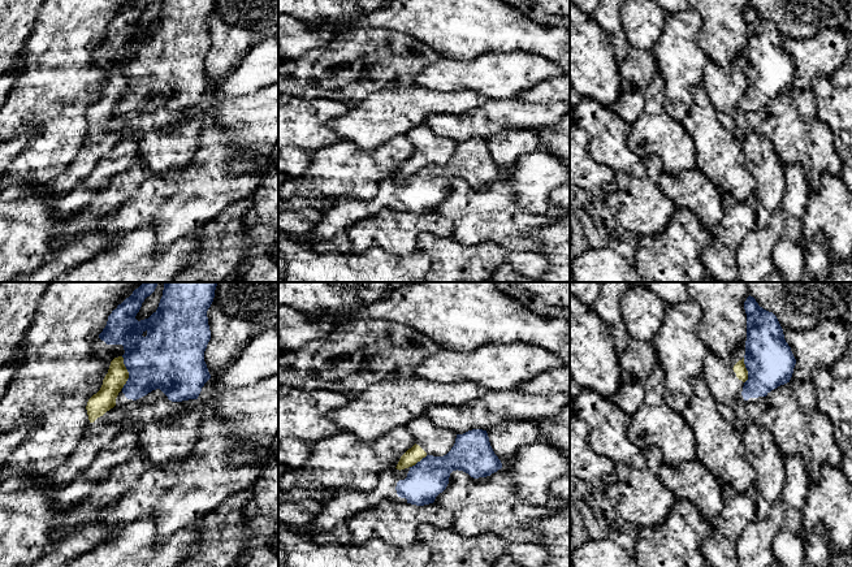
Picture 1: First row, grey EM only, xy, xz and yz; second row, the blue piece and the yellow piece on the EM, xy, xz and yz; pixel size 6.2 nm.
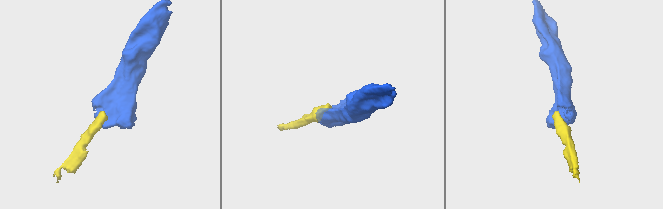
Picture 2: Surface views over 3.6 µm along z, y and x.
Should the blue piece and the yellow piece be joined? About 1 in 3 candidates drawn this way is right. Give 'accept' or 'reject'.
reject

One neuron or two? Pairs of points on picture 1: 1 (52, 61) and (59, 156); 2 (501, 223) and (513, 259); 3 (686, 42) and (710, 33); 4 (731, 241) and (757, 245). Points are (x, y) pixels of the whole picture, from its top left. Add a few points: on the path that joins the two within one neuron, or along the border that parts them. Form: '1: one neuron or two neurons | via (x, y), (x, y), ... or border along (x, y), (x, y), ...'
1: one neuron | via (51, 85), (51, 102), (57, 108), (59, 133)
2: two neurons | border along (536, 251), (511, 252)
3: two neurons | border along (697, 13), (701, 21), (697, 43), (709, 59)
4: two neurons | border along (756, 228), (745, 236), (735, 252), (736, 268)

